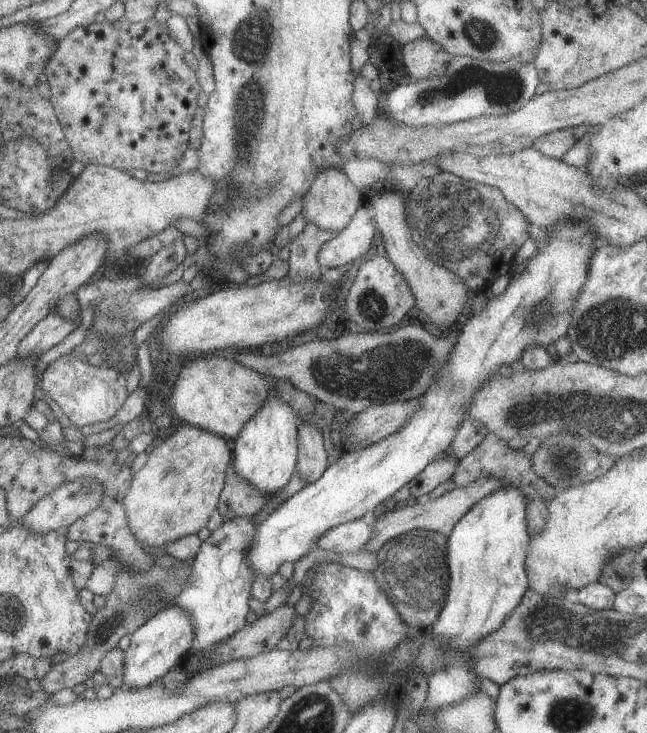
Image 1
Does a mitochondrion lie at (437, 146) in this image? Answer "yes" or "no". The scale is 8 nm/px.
no

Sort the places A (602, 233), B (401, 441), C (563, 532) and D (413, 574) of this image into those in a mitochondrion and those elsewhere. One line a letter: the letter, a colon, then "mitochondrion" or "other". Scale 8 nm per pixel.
A: other
B: other
C: other
D: mitochondrion

